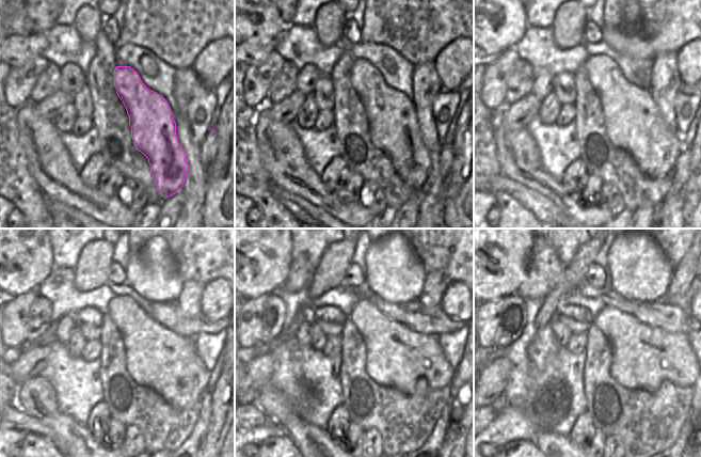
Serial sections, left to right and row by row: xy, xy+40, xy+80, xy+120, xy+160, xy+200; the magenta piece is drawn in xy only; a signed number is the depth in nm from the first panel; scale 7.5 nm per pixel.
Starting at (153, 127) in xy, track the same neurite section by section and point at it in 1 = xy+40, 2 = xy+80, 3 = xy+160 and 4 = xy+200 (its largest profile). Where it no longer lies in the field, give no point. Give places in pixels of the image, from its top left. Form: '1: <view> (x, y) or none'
1: xy+40 (393, 125)
2: xy+80 (633, 122)
3: xy+160 (397, 357)
4: xy+200 (644, 357)

